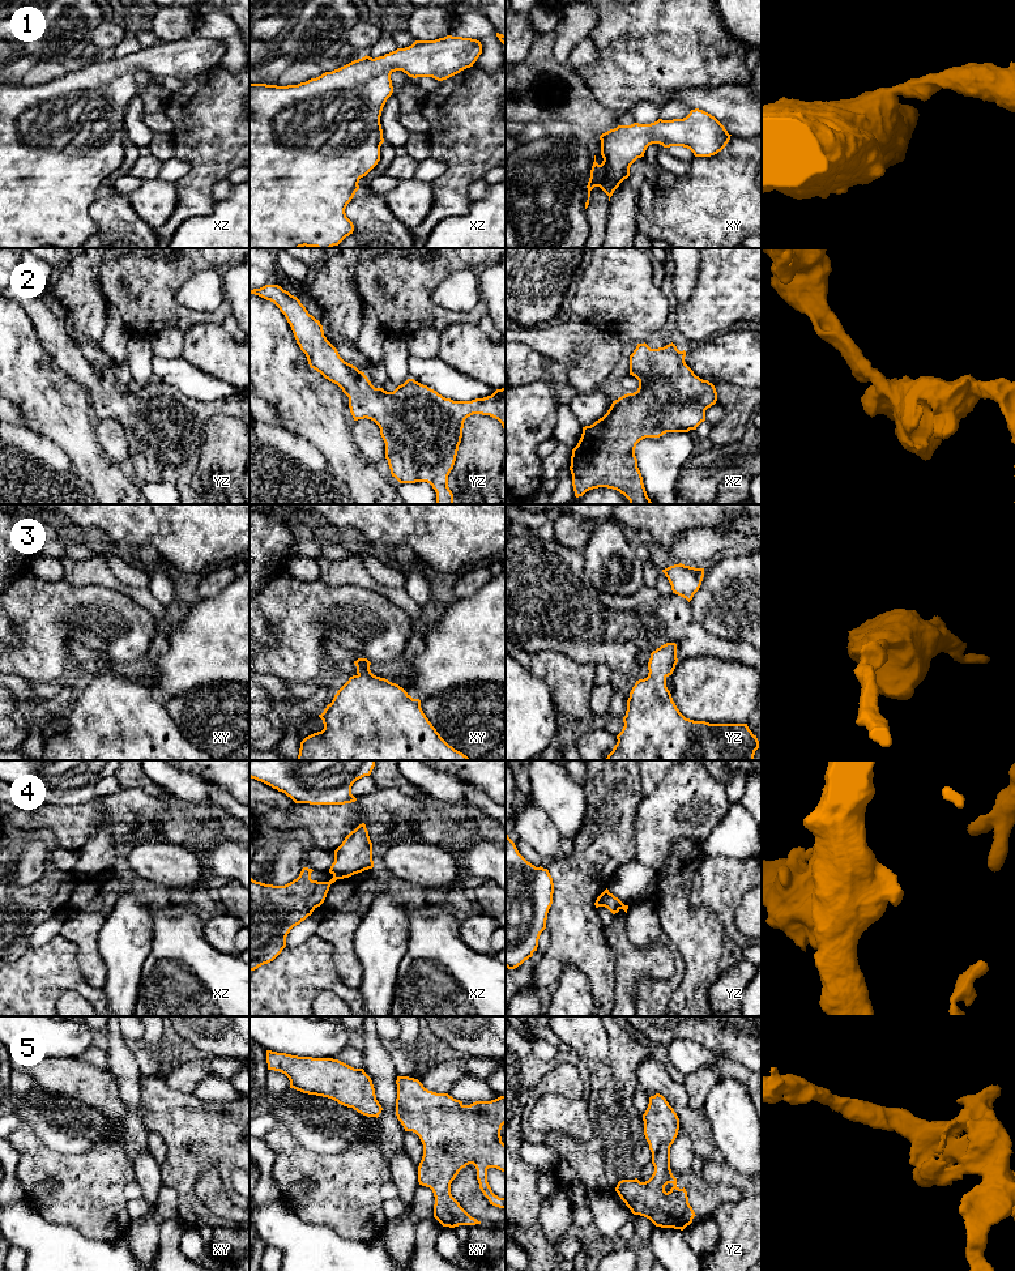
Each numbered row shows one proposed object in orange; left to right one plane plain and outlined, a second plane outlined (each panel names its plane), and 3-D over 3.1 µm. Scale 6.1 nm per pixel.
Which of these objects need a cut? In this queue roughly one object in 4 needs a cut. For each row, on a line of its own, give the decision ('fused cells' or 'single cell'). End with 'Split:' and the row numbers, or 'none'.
1: single cell
2: single cell
3: single cell
4: fused cells
5: single cell
Split: 4

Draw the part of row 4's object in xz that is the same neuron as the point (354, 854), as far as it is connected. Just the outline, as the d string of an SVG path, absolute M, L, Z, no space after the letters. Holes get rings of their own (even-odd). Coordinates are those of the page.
M362 823L334 850L334 862L329 873L337 879L344 879L372 867L372 843L366 824Z

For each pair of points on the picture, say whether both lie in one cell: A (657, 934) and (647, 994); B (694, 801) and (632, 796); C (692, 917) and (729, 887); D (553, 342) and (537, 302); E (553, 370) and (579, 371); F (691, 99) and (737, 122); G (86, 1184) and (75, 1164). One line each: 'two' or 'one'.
A: one
B: two
C: two
D: two
E: two
F: one
G: one

